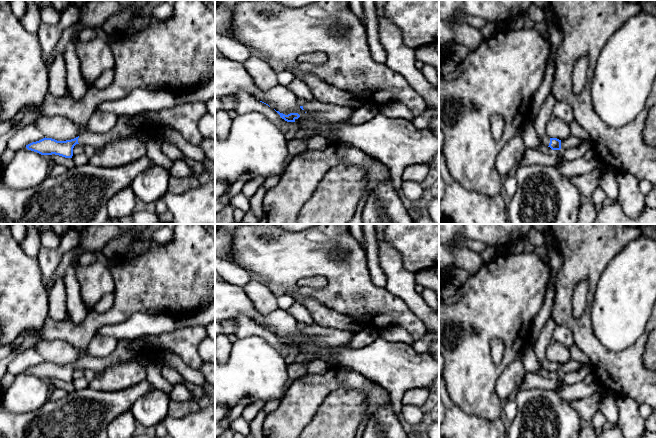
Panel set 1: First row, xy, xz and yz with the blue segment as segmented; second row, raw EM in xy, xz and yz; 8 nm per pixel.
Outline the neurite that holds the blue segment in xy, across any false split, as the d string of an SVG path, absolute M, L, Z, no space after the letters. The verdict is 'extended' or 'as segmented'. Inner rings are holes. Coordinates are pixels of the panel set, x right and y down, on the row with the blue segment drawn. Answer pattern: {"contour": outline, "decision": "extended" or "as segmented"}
{"contour": "M140 114L119 116L116 117L115 126L108 133L94 135L90 132L86 132L83 135L66 141L57 141L55 139L45 137L39 141L26 145L26 148L41 155L55 154L65 158L72 158L73 148L76 144L80 144L82 146L91 145L98 149L105 146L112 140L135 134L135 132L144 125L144 117L145 116Z", "decision": "extended"}

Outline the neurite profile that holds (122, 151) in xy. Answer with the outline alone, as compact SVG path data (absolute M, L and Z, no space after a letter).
M135 134L112 140L96 150L89 158L89 163L104 168L130 164L147 154L146 143L147 141L142 141Z

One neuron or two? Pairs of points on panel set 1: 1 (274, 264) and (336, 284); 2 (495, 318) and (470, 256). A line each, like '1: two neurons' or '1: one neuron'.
1: one neuron
2: two neurons

